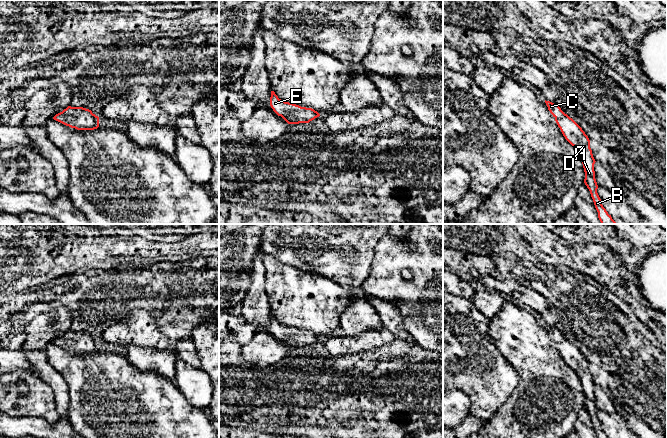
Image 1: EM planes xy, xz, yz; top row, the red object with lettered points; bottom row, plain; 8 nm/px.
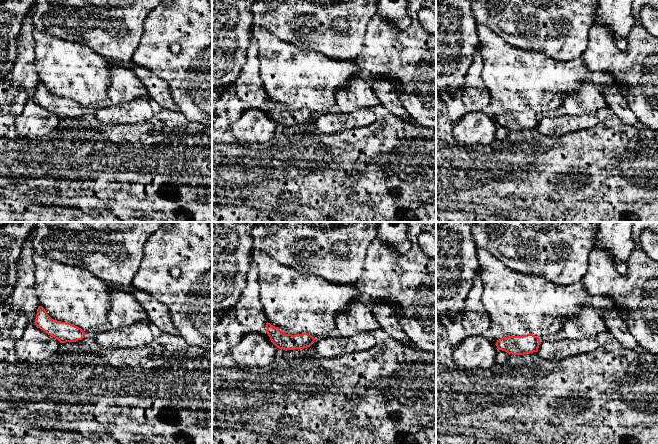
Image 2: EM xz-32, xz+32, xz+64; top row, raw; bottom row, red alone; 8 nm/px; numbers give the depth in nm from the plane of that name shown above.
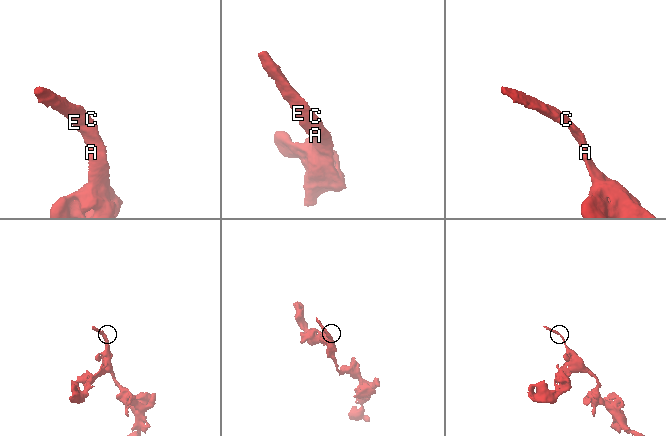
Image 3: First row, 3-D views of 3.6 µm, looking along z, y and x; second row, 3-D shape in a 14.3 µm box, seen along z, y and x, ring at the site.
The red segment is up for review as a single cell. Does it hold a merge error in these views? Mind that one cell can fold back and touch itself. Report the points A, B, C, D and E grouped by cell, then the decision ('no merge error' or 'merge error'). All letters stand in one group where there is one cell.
A B C D E | no merge error

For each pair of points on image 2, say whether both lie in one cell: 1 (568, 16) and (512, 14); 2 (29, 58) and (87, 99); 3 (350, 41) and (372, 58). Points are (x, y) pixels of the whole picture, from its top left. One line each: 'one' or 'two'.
1: one
2: two
3: two

